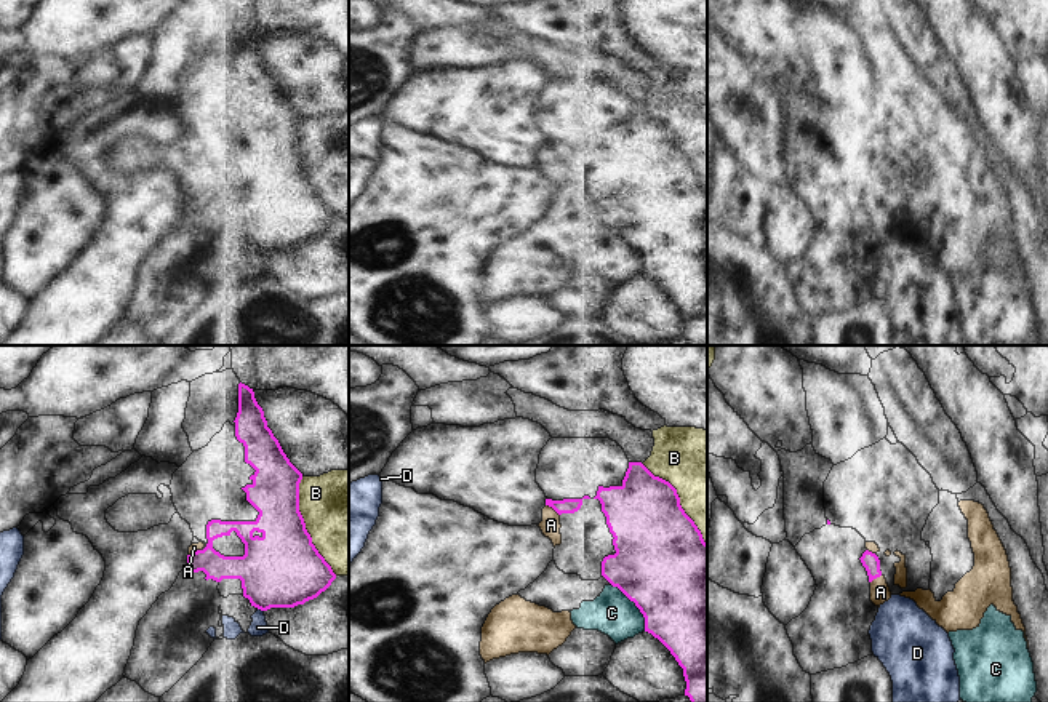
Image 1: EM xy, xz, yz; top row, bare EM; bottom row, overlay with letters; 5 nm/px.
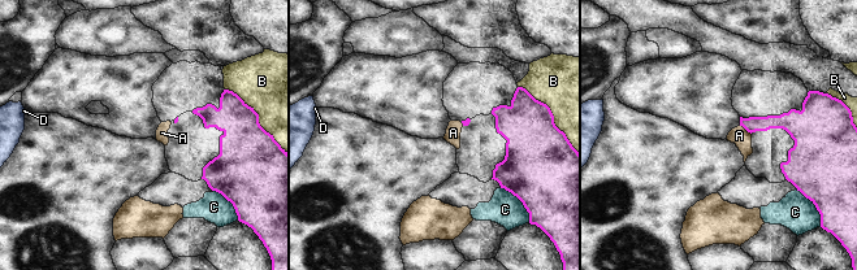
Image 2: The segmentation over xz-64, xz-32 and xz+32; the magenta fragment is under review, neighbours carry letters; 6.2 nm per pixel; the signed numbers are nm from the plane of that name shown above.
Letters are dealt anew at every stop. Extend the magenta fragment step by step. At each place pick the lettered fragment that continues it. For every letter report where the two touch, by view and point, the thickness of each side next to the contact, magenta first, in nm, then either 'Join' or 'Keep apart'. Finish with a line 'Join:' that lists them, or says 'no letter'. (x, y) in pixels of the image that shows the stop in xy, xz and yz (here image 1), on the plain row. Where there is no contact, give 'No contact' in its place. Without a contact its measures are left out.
A: Touches magenta at xz (552, 149). Thickness 80 nm (magenta) against 100 nm. Keep apart
B: Touches magenta at xy (304, 168). Thickness 380 nm (magenta) against 440 nm. Keep apart
C: Touches magenta at xz (636, 247). Thickness 480 nm (magenta) against 220 nm. Keep apart
D: Touches magenta at xy (261, 251). Thickness 380 nm (magenta) against 90 nm. Keep apart
Join: no letter.

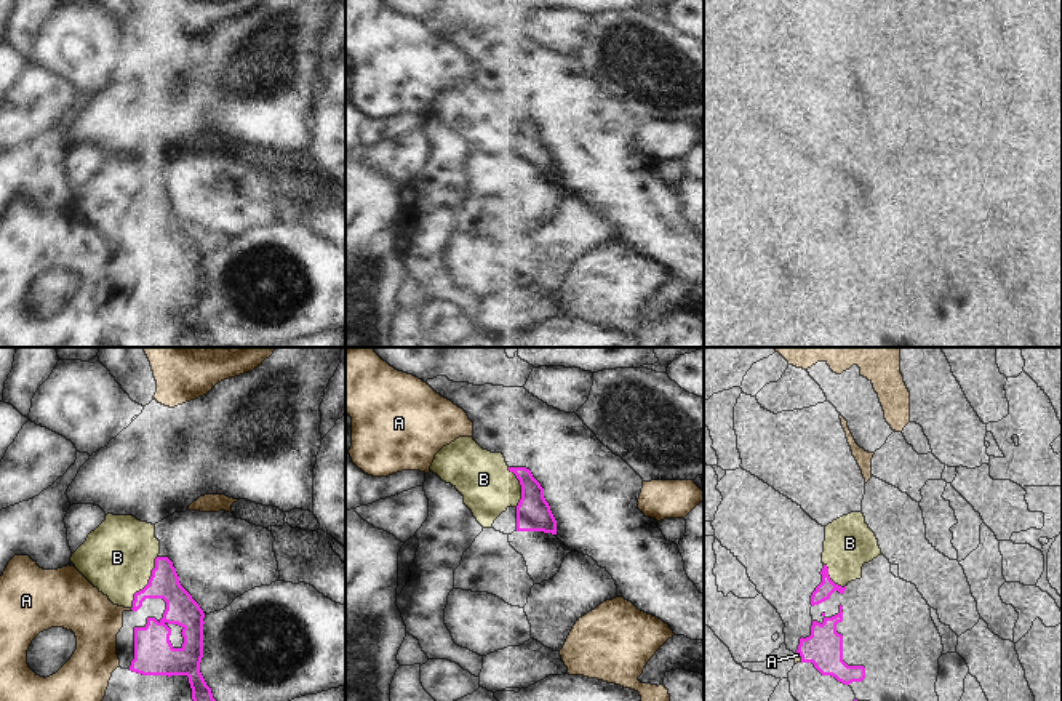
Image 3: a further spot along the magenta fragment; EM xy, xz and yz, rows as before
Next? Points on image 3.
A: Touches magenta at yz (800, 296). Thickness 190 nm (magenta) against 30 nm. Keep apart
B: Touches magenta at xy (149, 224). Thickness 160 nm (magenta) against 360 nm. Join
Join: B.

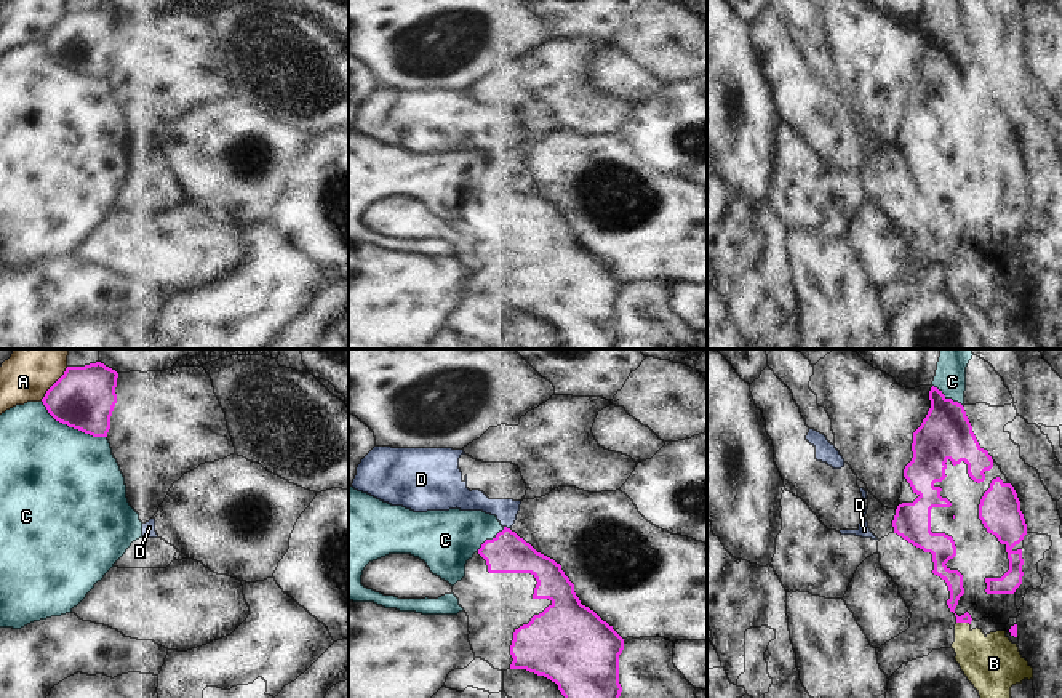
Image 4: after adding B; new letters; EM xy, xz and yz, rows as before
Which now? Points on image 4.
A: Touches magenta at xy (53, 26). Thickness 320 nm (magenta) against 220 nm. Keep apart
B: Touches magenta at yz (963, 263). Thickness 90 nm (magenta) against 280 nm. Keep apart
C: Touches magenta at xy (72, 68). Thickness 320 nm (magenta) against 480 nm. Keep apart
D: Touches magenta at xz (506, 168). Thickness 200 nm (magenta) against 120 nm. Keep apart
Join: no letter.

